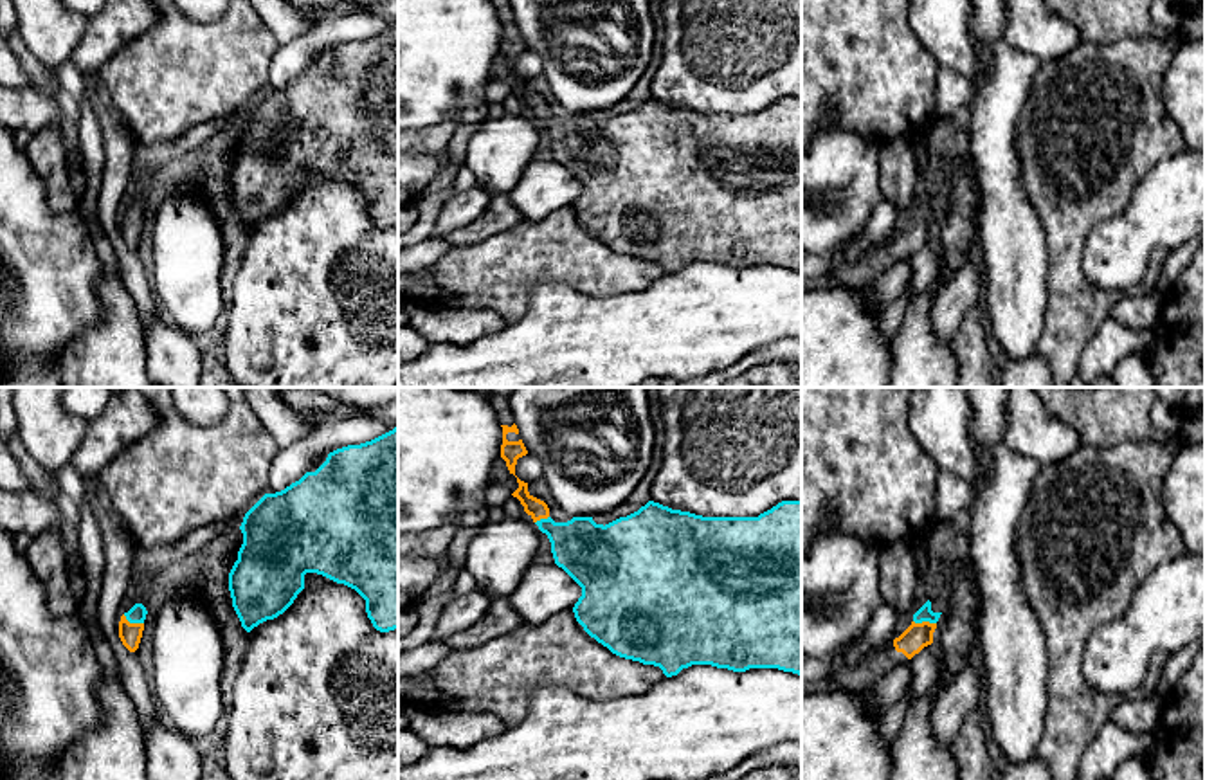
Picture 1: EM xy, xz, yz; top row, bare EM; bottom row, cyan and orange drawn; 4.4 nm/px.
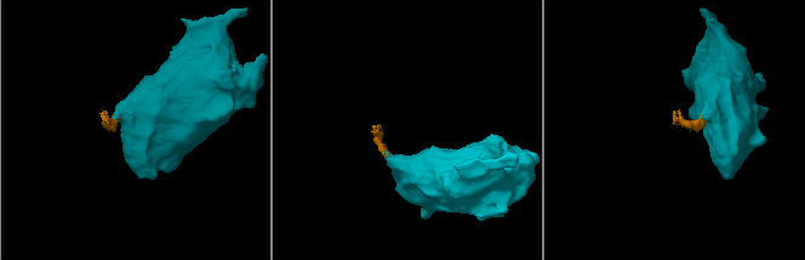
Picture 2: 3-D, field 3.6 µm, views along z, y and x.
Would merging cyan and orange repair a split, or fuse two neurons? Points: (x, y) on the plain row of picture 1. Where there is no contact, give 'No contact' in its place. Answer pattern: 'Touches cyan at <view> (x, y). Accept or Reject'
Touches cyan at yz (924, 217). Accept

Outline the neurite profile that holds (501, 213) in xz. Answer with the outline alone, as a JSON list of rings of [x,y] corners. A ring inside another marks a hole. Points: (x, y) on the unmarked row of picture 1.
[[[495,195],[488,207],[474,222],[448,232],[443,240],[450,247],[474,245],[521,222],[524,222],[524,216],[517,211],[508,195]]]

